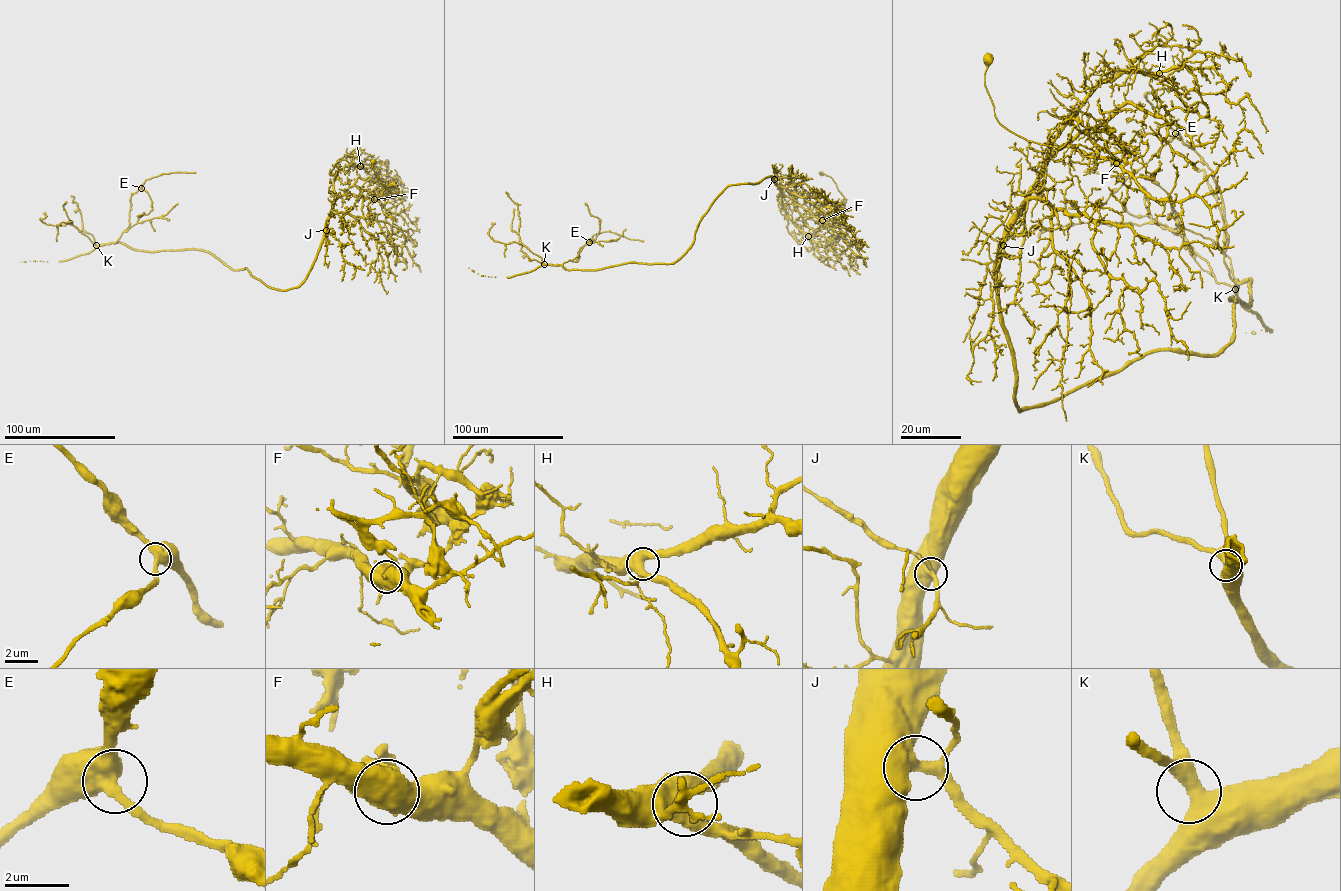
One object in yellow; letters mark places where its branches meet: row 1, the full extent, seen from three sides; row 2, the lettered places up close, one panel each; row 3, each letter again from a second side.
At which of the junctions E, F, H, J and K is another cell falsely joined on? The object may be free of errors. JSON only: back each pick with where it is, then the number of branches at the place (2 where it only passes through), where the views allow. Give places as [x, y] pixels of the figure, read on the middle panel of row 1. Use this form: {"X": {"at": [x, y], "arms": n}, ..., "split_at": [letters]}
{"F": {"at": [822, 220], "arms": 3}, "split_at": ["F"]}

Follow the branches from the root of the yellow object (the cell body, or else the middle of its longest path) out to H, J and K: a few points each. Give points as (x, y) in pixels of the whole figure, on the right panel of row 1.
H: (987, 58), (1002, 125), (1061, 148), (1073, 119), (1117, 161), (1067, 146), (1047, 159), (1099, 85), (1159, 73)
J: (987, 58), (984, 85), (1002, 125), (1061, 148), (1073, 119), (1117, 161), (1061, 147), (1003, 245)
K: (987, 58), (1002, 125), (1117, 161), (1061, 147), (1001, 248), (1020, 410), (1216, 354), (1235, 289)

